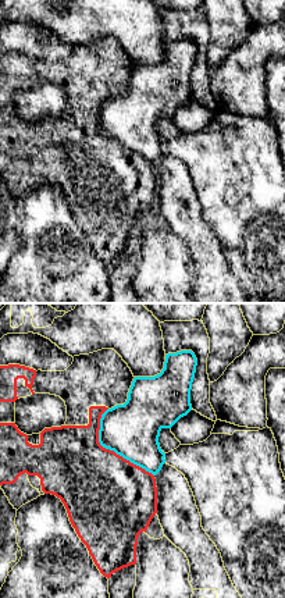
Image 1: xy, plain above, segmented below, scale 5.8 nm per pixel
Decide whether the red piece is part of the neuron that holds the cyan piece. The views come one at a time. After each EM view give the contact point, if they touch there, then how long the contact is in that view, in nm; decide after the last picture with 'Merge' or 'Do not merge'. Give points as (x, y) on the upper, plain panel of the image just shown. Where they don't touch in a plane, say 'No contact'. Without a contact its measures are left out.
Touches cyan at (109, 136). Shared border 480 nm

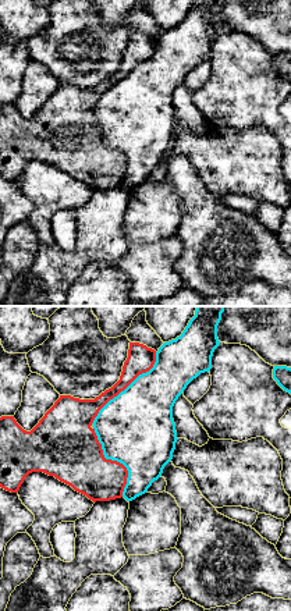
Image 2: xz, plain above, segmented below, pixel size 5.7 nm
Touches cyan at (127, 75). Shared border 550 nm

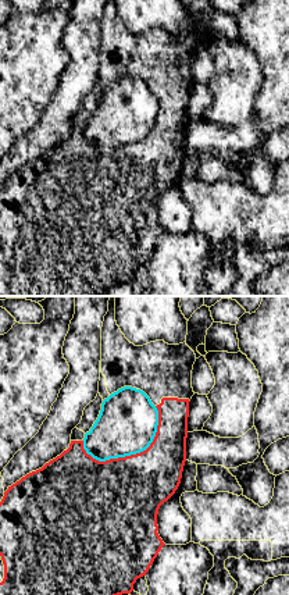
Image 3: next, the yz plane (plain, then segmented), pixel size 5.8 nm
Touches cyan at (135, 142). Shared border 500 nm

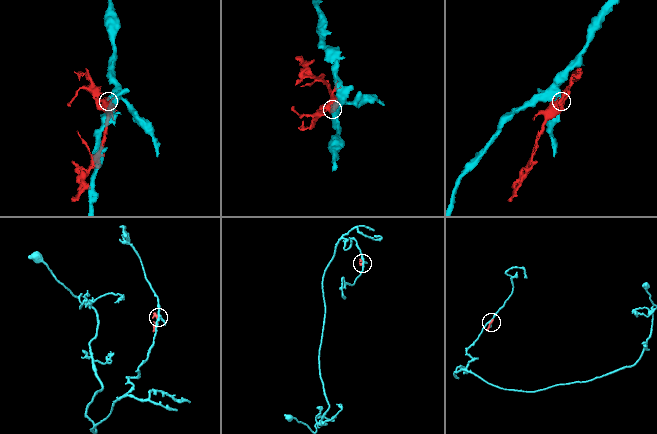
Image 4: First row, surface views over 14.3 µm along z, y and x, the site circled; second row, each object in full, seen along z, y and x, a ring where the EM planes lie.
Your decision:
Do not merge

